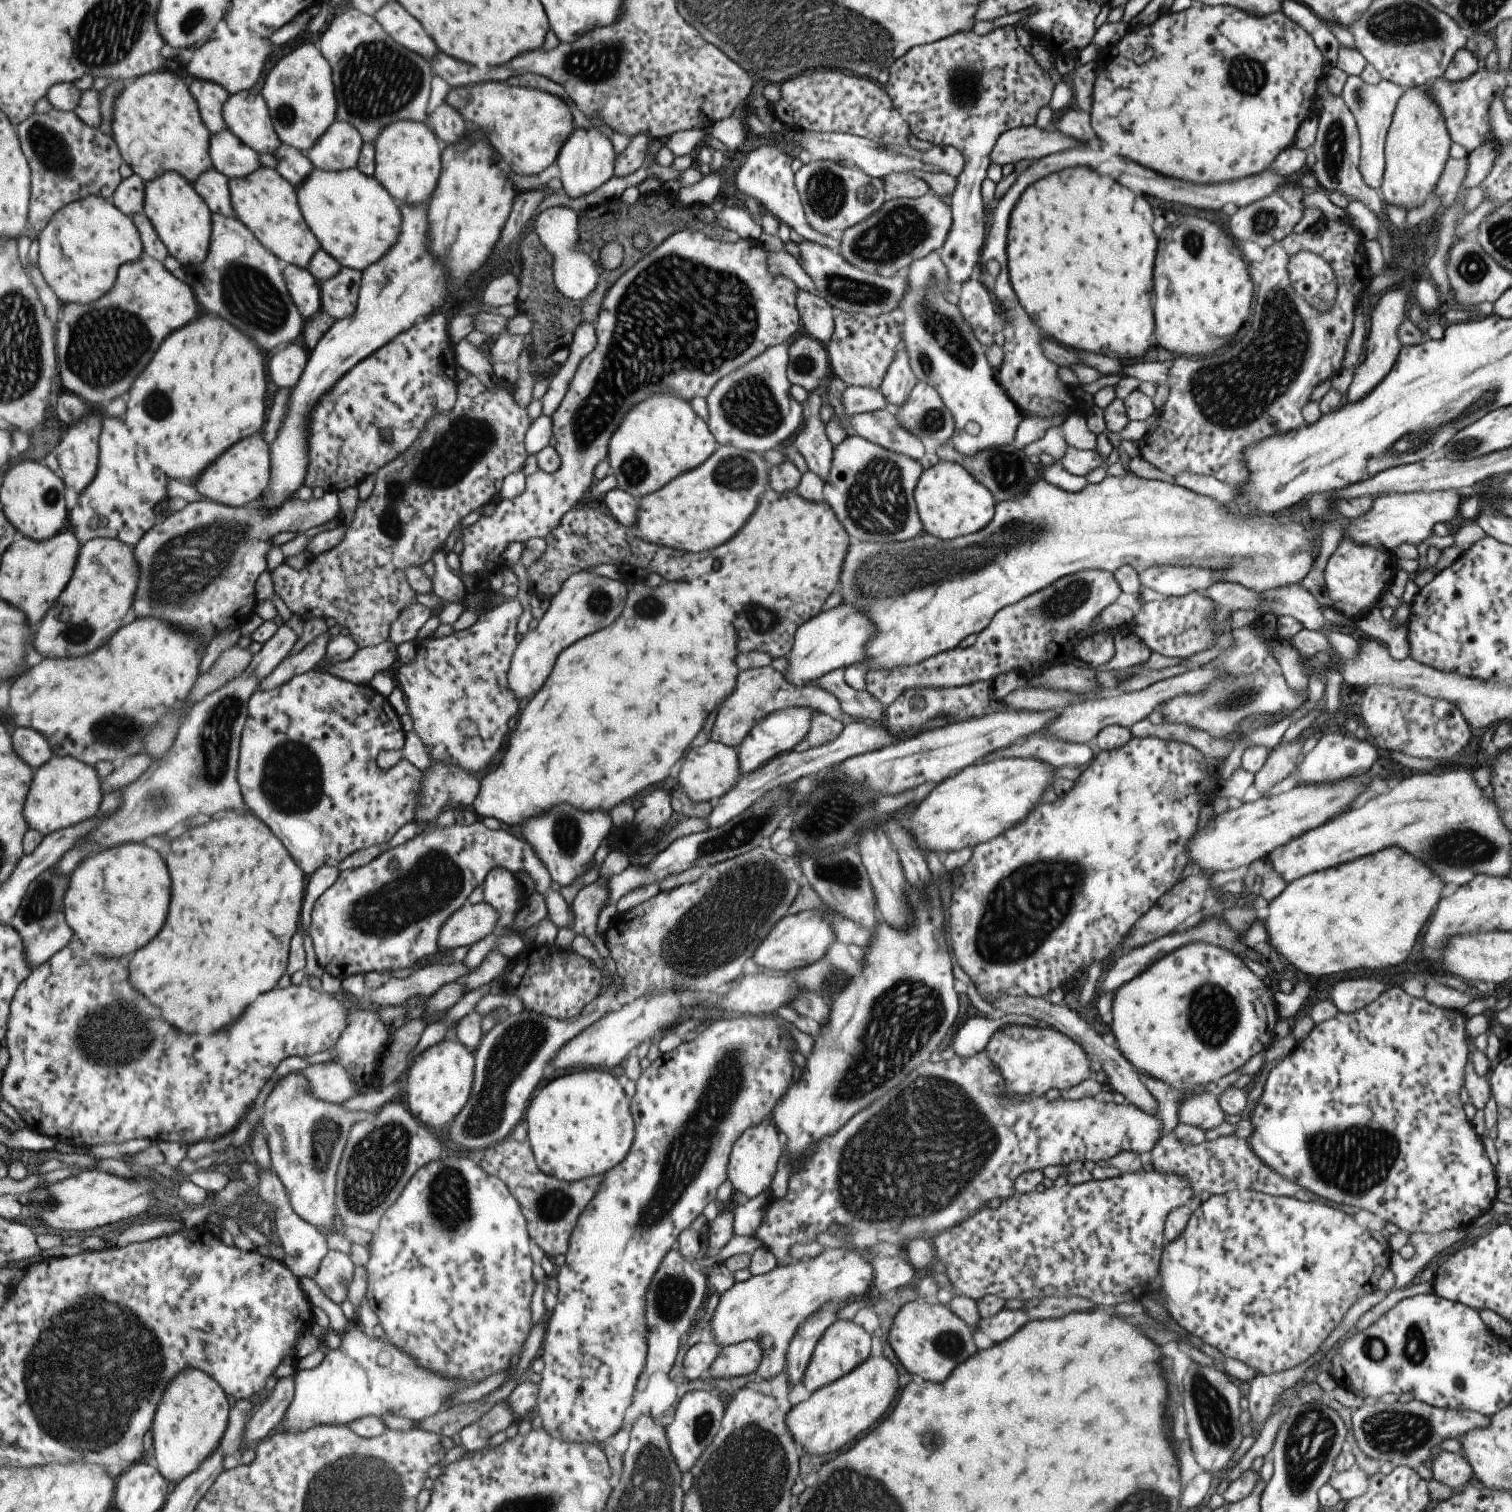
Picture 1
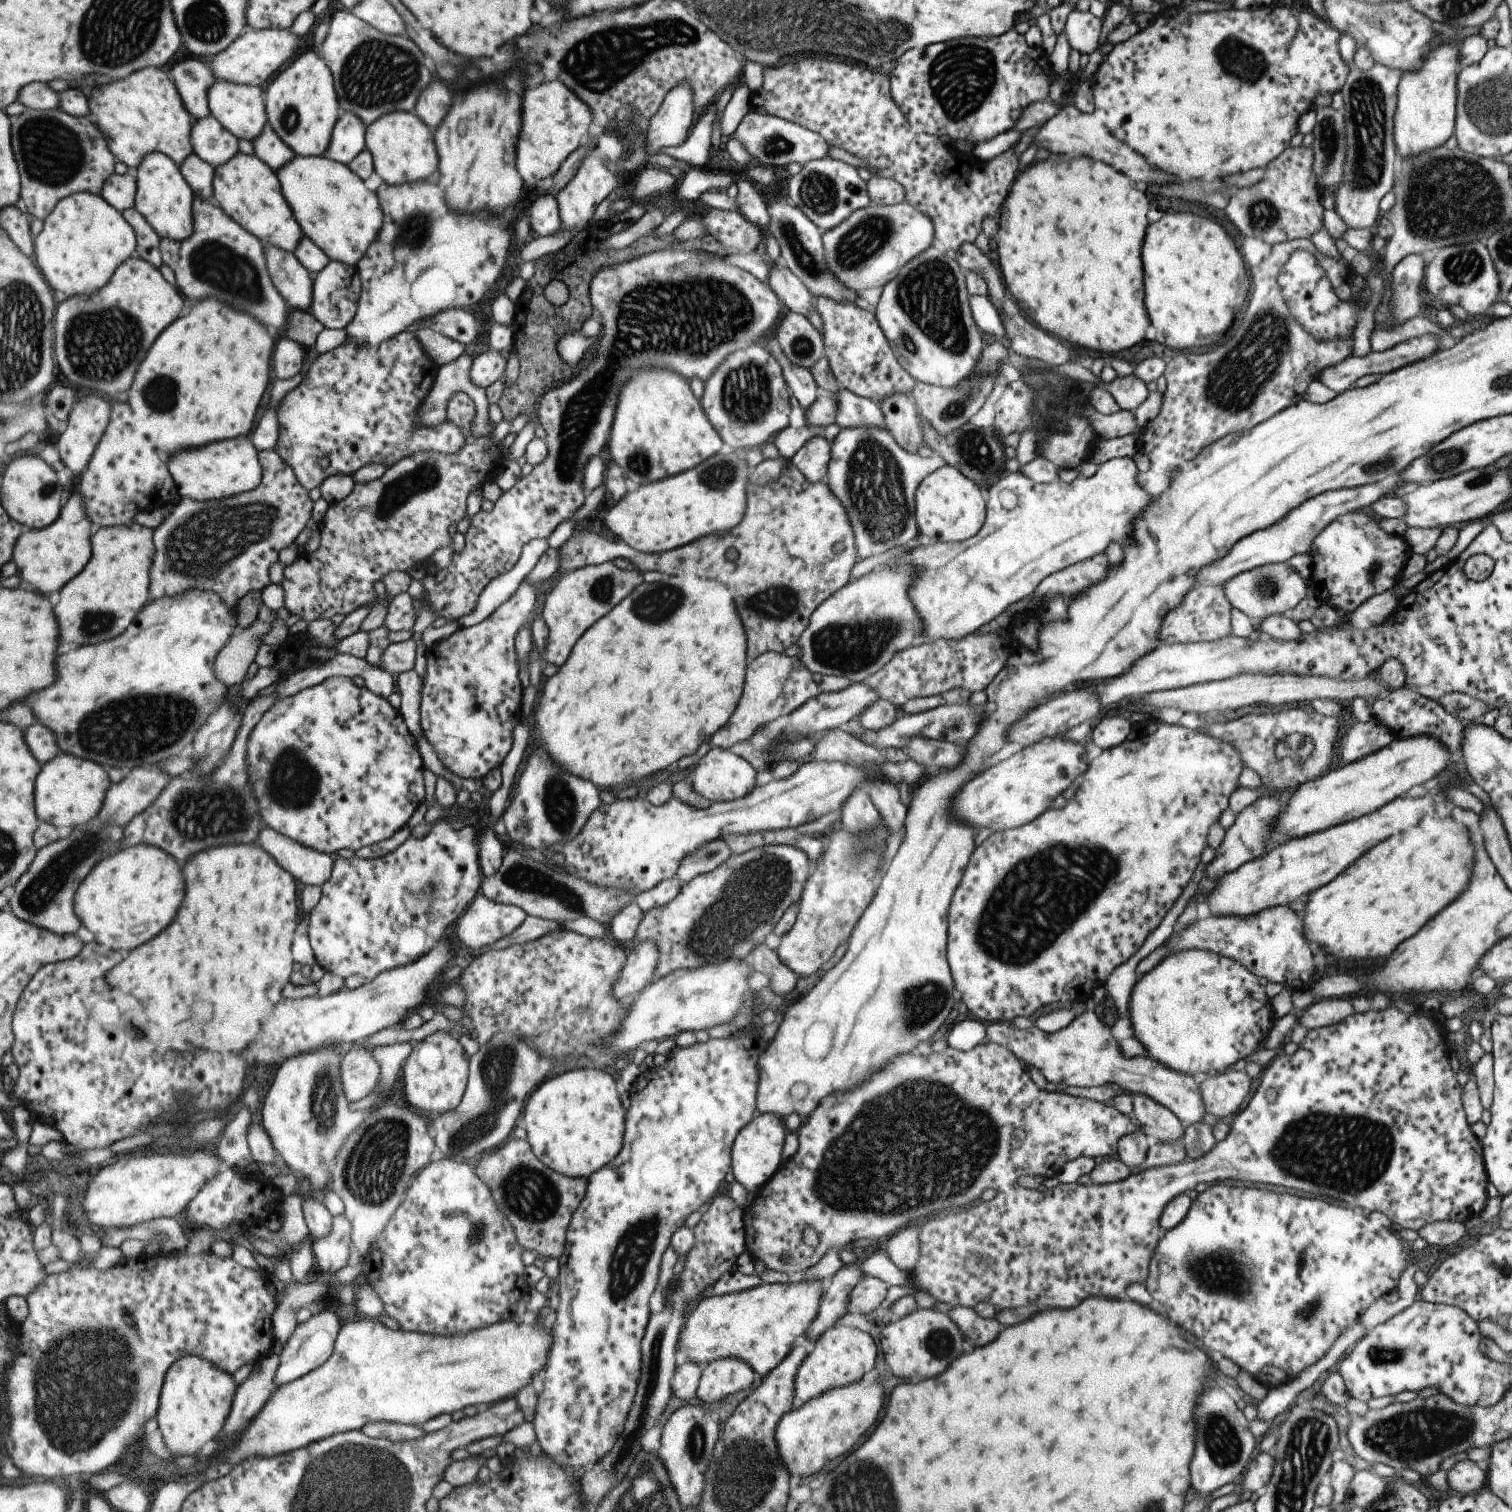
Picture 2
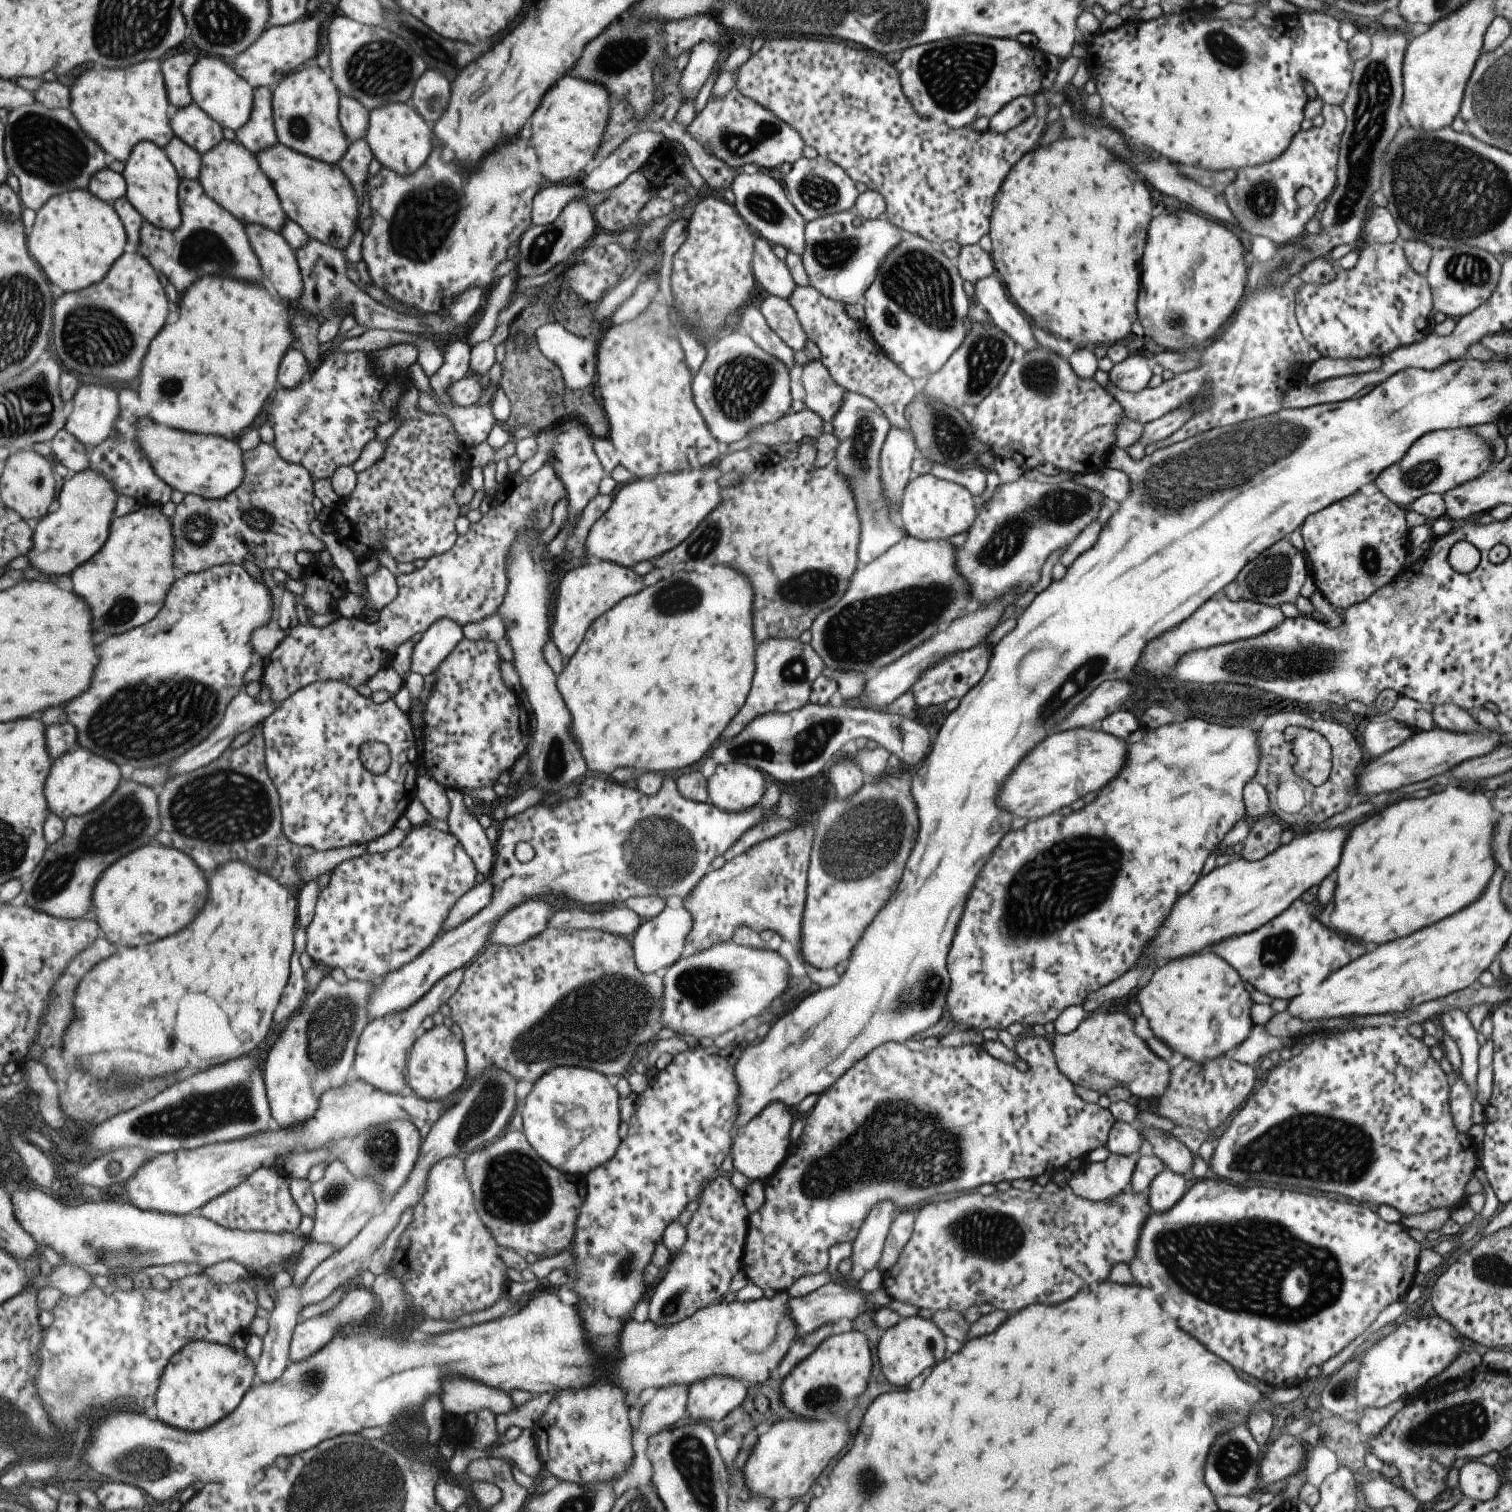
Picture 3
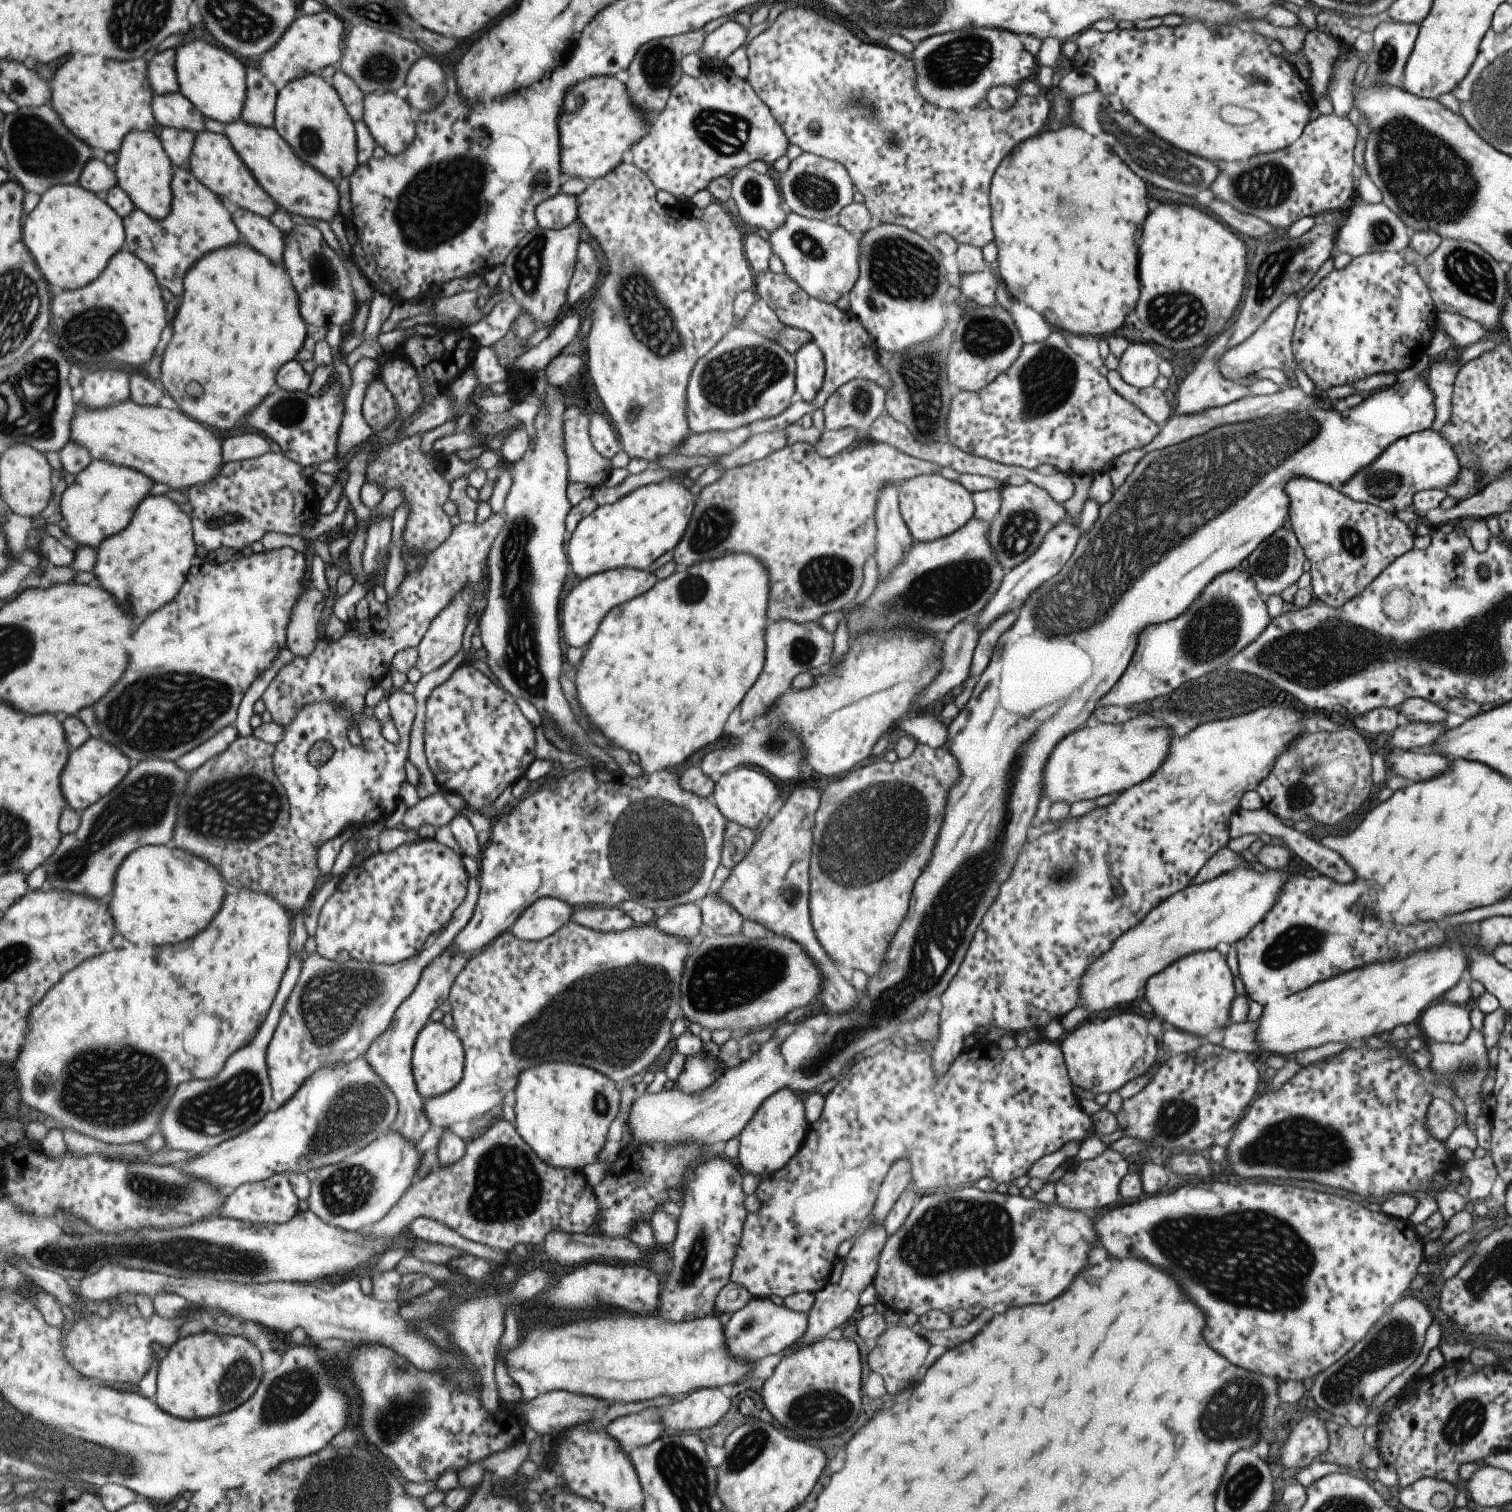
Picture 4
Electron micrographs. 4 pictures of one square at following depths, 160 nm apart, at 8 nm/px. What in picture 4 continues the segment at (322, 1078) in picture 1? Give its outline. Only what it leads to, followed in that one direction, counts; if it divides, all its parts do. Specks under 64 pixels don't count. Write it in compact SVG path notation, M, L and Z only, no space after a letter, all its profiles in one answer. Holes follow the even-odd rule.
M451 944L447 945L441 954L438 954L431 962L419 973L419 978L415 983L411 994L403 1002L399 1003L397 1012L394 1013L390 1025L380 1034L371 1044L370 1048L363 1054L364 1058L370 1063L375 1074L379 1075L384 1083L395 1092L399 1100L399 1116L391 1125L391 1131L401 1133L412 1145L417 1145L421 1136L429 1128L428 1118L424 1112L424 1105L421 1096L412 1077L411 1057L412 1046L415 1037L423 1025L429 1020L429 1014L441 1006L448 999L448 990L457 973L465 966L469 957L465 953L452 953Z

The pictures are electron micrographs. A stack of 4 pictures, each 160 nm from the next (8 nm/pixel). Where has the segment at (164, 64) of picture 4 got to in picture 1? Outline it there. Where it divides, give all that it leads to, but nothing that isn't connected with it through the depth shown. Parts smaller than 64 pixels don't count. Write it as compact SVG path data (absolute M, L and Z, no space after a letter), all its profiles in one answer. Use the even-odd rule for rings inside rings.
M188 77L190 92L198 100L198 108L201 110L202 120L209 128L213 136L227 129L226 119L222 114L222 108L230 99L231 94L219 84L212 81L204 81Z

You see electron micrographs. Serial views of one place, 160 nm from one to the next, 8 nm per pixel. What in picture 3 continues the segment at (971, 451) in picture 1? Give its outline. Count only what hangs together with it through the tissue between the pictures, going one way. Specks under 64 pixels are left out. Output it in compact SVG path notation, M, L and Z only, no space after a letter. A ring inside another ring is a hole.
M906 234L898 245L887 252L876 270L874 280L864 290L861 303L863 322L881 350L911 379L930 376L941 368L949 355L961 344L966 333L969 300L955 262L937 246L919 235Z

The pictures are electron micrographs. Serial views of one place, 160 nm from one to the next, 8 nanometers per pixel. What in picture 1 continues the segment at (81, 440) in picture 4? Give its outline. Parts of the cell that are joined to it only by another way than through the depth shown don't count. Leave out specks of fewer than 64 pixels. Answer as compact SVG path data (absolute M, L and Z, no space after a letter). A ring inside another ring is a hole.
M255 434L251 438L245 438L243 442L237 442L192 485L205 499L233 507L243 507L262 497L269 489L271 480L272 448L267 446L261 434Z

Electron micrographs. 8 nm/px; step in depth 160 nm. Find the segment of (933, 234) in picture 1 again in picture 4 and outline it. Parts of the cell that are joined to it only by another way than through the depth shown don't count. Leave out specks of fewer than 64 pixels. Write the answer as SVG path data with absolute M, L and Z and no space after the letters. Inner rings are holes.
M787 210L782 225L768 232L772 254L779 257L784 273L805 294L821 302L834 303L854 285L858 277L858 234L847 232L835 221L808 219Z

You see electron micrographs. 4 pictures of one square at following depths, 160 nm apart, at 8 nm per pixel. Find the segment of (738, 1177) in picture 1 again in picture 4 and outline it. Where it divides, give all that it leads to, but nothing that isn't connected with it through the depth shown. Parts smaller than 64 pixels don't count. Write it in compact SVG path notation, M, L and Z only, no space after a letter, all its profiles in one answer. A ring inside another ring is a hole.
M782 1088L770 1094L755 1110L738 1134L738 1153L734 1160L744 1173L774 1174L799 1150L809 1124L804 1117L804 1097Z

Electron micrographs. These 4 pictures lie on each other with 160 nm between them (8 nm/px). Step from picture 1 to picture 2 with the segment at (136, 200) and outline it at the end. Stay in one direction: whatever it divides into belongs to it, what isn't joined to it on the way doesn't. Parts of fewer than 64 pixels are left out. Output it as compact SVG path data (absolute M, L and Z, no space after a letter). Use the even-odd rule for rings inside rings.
M129 171L124 175L114 173L102 190L102 197L118 211L133 209L136 205L137 173Z

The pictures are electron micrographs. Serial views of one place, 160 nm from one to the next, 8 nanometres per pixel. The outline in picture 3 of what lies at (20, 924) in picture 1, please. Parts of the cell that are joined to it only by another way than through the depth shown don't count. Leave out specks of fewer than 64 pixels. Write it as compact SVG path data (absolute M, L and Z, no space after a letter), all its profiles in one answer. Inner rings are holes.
M133 779L122 780L113 796L92 813L74 816L66 820L66 832L56 843L50 844L46 856L35 872L24 882L25 903L44 910L60 919L78 919L91 913L94 908L94 892L101 874L119 858L137 850L142 845L157 840L163 828L160 811L160 789L144 785Z

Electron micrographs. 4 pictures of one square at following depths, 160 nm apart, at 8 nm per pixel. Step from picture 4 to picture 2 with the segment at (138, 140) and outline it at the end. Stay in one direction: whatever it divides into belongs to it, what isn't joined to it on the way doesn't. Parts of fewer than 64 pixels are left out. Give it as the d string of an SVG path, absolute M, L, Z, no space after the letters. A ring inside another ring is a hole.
M149 154L137 168L137 194L135 209L151 223L161 238L185 241L194 234L194 188L186 181L181 166L167 154Z

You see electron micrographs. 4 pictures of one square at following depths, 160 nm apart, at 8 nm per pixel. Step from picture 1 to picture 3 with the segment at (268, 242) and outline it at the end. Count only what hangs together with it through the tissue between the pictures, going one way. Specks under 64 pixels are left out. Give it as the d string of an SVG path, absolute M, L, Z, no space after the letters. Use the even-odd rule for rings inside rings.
M227 138L202 155L200 182L206 193L224 209L231 211L247 225L255 223L282 232L289 221L278 191L259 164L258 158L243 143Z

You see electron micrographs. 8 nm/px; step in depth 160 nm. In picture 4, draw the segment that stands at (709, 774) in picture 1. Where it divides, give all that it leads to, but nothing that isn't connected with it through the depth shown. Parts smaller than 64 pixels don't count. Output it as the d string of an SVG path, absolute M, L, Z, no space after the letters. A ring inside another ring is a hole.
M740 766L724 773L717 782L714 782L710 799L727 822L753 831L763 820L767 822L765 816L769 812L769 806L777 800L777 796L779 796L779 790L775 788L769 776L757 770L750 770L748 766Z

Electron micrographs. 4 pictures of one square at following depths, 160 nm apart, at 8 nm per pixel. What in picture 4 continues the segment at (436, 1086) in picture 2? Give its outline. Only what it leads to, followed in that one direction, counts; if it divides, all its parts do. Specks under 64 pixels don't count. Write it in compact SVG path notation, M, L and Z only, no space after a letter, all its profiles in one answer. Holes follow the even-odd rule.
M428 1020L415 1037L410 1063L417 1093L421 1098L428 1099L442 1095L461 1080L462 1070L465 1068L461 1041L453 1029L447 1029L441 1022Z

